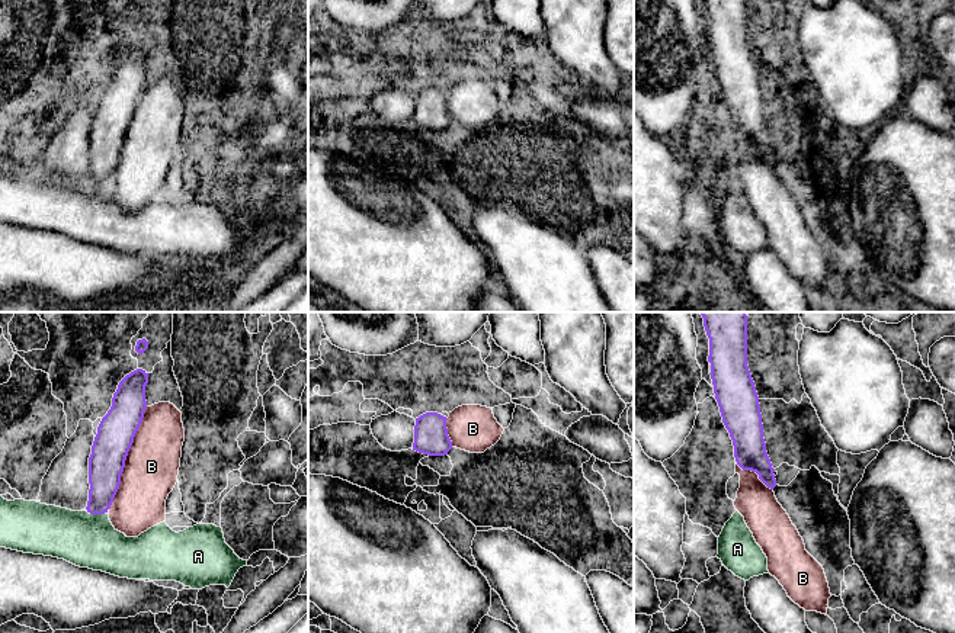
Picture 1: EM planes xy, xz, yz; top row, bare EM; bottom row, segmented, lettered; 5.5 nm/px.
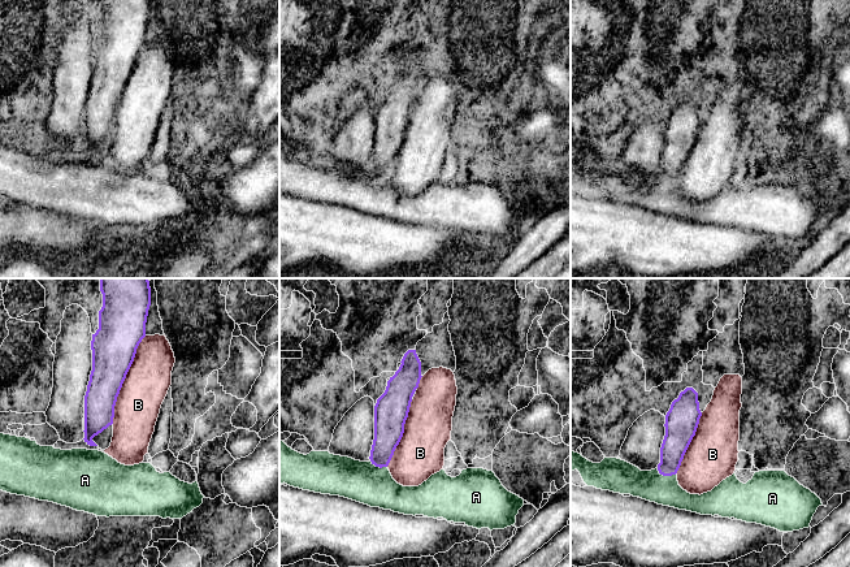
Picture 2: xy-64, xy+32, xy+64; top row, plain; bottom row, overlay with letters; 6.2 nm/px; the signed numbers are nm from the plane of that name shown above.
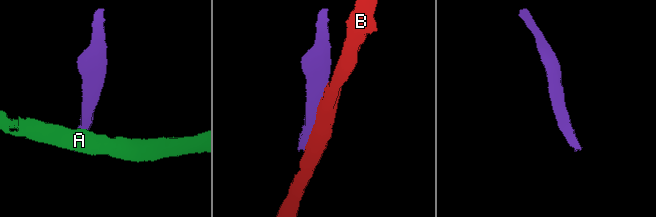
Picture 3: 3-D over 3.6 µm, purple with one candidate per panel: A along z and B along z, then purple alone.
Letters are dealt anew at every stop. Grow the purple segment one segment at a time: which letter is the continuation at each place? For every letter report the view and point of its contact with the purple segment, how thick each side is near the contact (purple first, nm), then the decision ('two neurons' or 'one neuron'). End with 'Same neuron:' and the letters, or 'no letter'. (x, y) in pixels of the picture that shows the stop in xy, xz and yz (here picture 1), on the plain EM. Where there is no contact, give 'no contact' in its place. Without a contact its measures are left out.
A: xy (98, 188) | 190/300 nm | two neurons
B: xy (125, 132) | 200/300 nm | two neurons
Same neuron: no letter

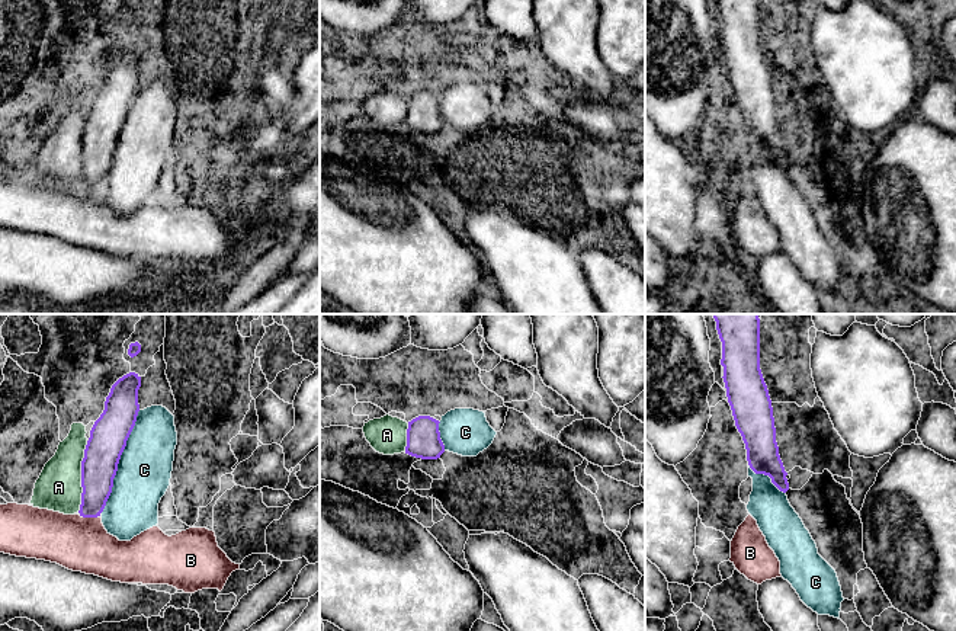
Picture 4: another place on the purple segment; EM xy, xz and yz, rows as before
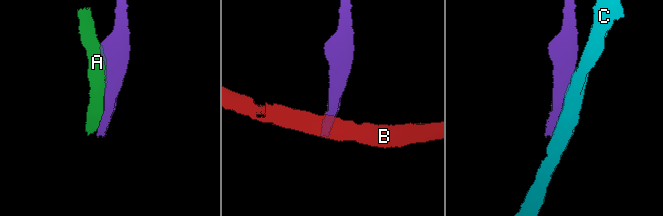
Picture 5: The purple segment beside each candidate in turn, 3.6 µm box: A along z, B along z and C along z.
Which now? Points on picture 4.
A: xy (82, 151) | 200/260 nm | one neuron
B: xy (90, 191) | 190/300 nm | two neurons
C: xy (118, 135) | 200/300 nm | two neurons
Same neuron: A

